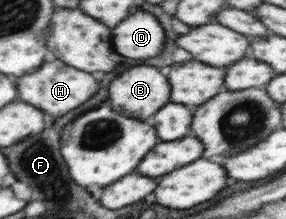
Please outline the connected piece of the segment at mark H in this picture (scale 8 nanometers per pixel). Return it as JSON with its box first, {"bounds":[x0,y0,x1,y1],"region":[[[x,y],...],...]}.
{"bounds":[16,60,98,116],"region":[[[60,60],[46,62],[44,68],[39,68],[39,70],[40,72],[18,78],[16,84],[20,86],[19,94],[22,100],[26,100],[28,104],[36,104],[36,108],[44,108],[44,112],[48,110],[48,114],[52,114],[52,116],[64,116],[64,114],[72,112],[74,108],[78,108],[80,104],[90,100],[98,90],[98,82],[92,74],[66,66]]]}

